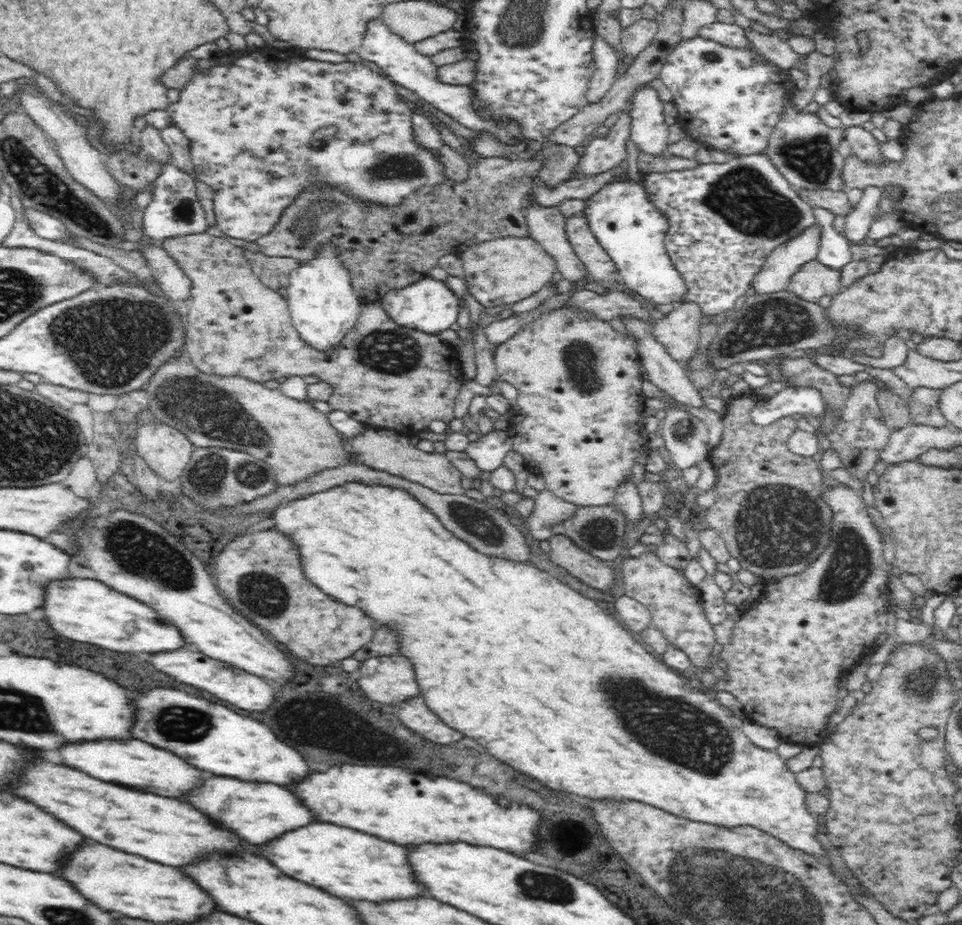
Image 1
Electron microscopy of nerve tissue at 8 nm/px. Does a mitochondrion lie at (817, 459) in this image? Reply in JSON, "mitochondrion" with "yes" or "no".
{"mitochondrion":"no"}

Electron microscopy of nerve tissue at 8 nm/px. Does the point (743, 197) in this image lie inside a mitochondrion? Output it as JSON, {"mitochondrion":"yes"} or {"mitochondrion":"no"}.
{"mitochondrion":"yes"}

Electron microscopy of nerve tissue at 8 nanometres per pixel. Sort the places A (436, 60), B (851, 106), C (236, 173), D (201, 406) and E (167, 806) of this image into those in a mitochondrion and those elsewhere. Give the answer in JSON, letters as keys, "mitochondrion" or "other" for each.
{"A":"other","B":"other","C":"other","D":"mitochondrion","E":"other"}

